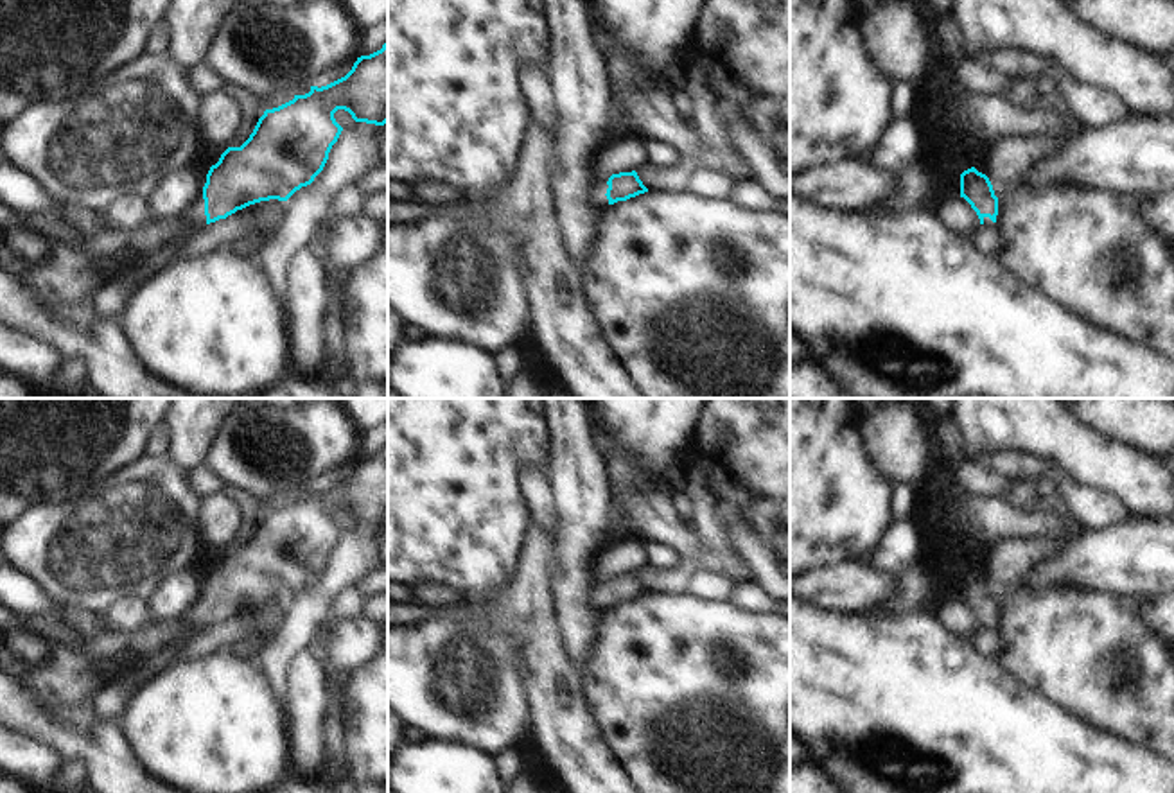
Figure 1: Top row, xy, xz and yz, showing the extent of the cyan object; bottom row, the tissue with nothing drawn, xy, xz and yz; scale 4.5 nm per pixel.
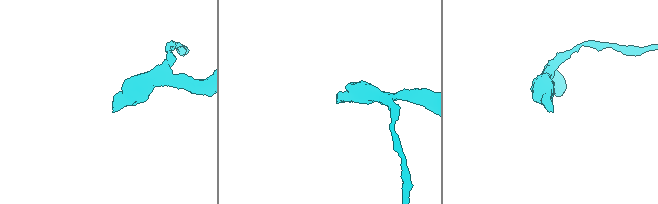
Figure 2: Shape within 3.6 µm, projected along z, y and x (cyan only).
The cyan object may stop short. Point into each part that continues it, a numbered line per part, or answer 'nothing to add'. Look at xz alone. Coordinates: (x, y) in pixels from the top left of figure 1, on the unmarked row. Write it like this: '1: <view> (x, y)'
1: xz (598, 592)

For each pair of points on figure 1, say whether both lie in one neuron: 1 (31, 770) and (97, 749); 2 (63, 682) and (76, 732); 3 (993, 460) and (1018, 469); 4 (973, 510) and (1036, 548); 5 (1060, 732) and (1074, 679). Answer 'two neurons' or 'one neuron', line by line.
1: two neurons
2: two neurons
3: one neuron
4: two neurons
5: two neurons

